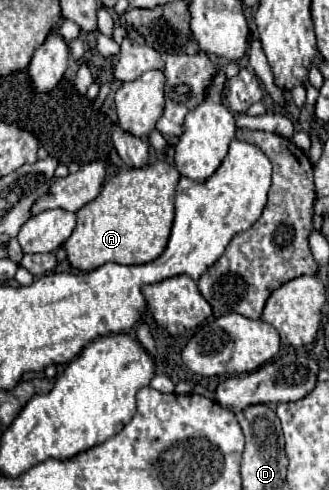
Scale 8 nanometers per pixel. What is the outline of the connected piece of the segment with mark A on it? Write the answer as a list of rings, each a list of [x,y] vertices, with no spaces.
[[[164,161],[138,169],[122,169],[110,177],[100,195],[76,213],[76,227],[64,243],[70,265],[80,271],[94,271],[104,263],[144,265],[158,259],[172,231],[174,189],[178,179],[178,169]]]

